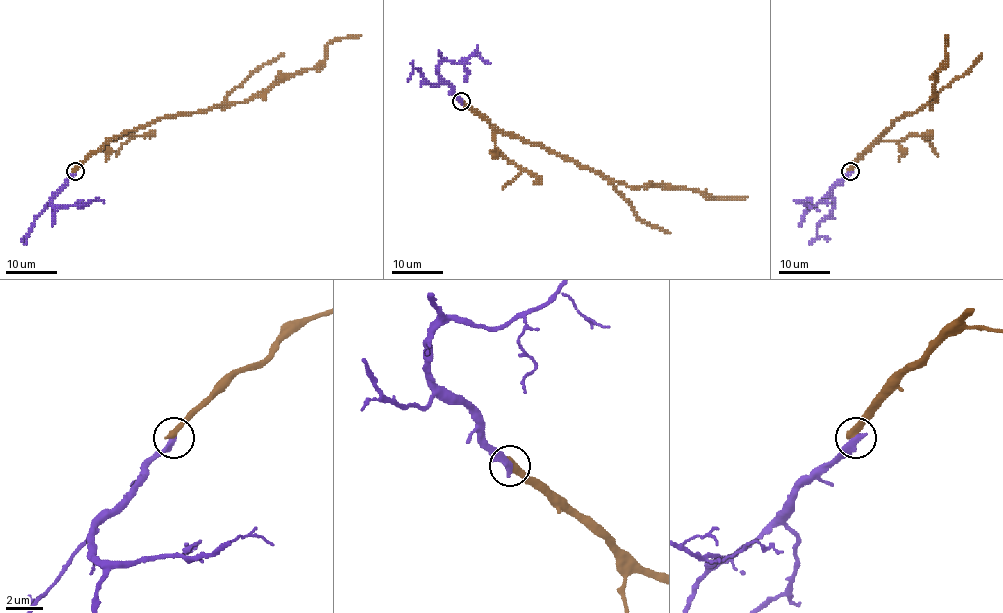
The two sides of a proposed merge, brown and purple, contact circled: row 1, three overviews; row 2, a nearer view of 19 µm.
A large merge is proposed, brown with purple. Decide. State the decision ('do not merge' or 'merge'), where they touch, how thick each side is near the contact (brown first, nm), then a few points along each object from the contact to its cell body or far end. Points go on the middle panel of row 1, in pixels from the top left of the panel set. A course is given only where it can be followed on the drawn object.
do not merge | (461, 101) | 440/400 nm | brown via (461, 101), (499, 130), (534, 142), (632, 187), (644, 185), (677, 187), (700, 191), (716, 199), (747, 196) | purple via (461, 101), (440, 78), (439, 65), (443, 61), (458, 62), (475, 52), (489, 62)

